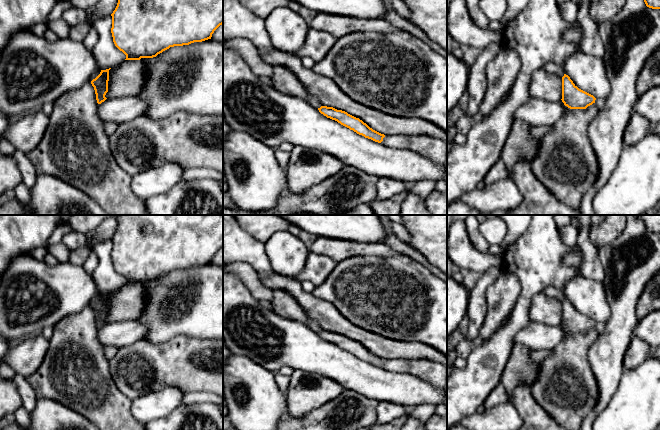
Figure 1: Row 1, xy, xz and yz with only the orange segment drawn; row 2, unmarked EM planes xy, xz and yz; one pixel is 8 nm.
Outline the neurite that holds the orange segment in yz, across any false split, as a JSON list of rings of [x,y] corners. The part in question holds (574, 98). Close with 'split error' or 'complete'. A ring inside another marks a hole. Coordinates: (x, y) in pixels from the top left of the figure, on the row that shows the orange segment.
[[[566,74],[562,77],[562,102],[570,109],[586,109],[596,98],[579,89]]]; complete

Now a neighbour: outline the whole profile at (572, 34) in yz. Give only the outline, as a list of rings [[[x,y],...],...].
[[[577,21],[577,25],[569,28],[561,37],[562,41],[564,42],[572,42],[575,43],[579,40],[579,37],[583,31],[583,27],[581,26],[580,22]]]

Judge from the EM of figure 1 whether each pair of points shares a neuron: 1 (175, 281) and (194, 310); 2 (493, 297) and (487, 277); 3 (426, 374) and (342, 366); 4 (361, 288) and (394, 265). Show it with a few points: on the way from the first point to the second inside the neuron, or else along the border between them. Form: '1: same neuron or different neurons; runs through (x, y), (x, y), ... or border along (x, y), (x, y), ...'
1: same neuron; runs through (176, 288), (190, 303)
2: different neurons; border along (500, 267), (497, 278), (486, 290), (486, 307)
3: different neurons; border along (406, 372), (427, 382)
4: same neuron; runs through (369, 288), (386, 273)

